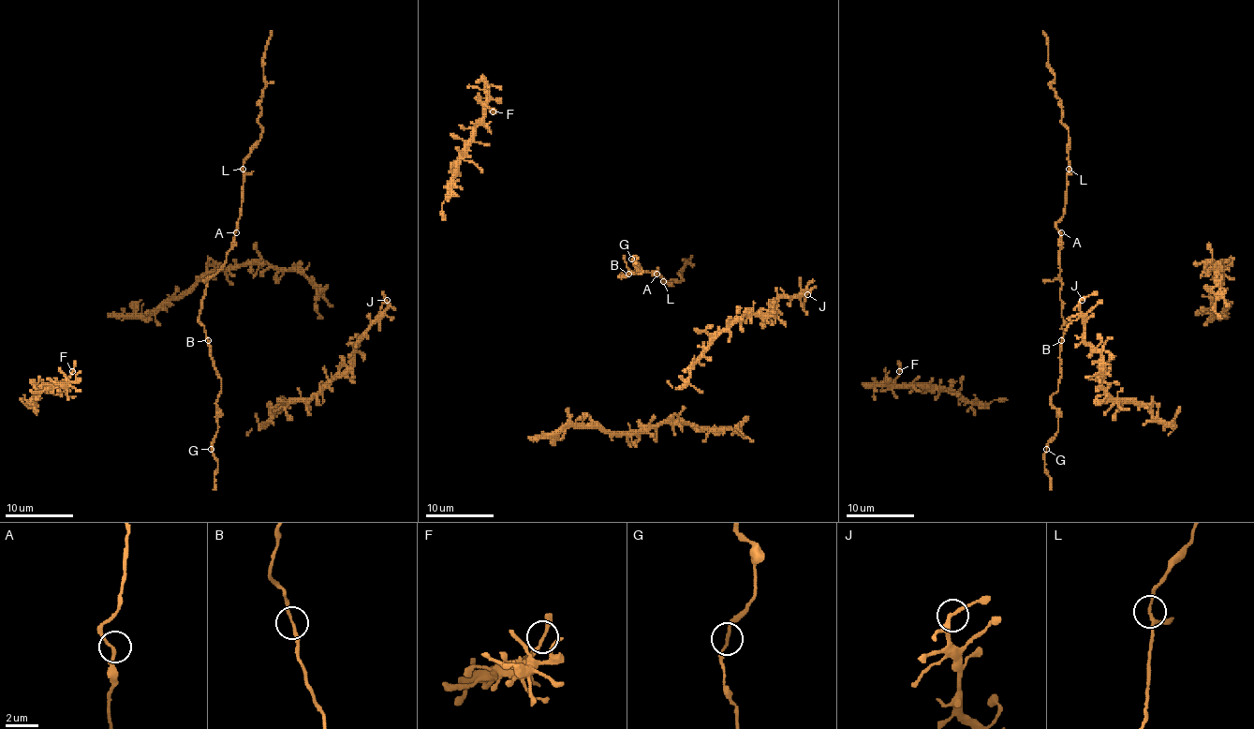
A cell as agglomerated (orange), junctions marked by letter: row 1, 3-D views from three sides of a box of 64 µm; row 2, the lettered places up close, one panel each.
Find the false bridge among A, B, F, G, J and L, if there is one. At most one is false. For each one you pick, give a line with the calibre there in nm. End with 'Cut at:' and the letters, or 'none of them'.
Cut at: none of them

